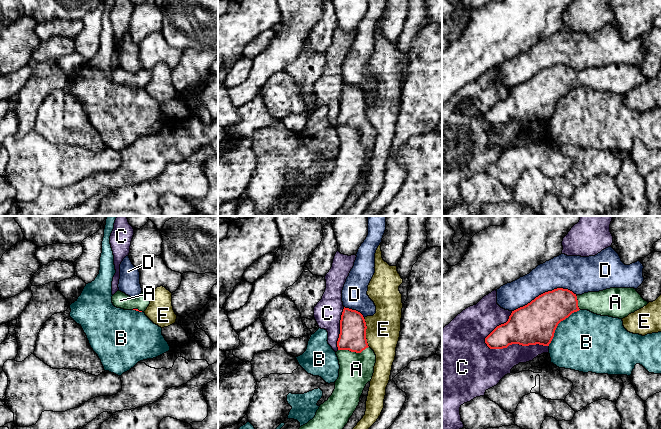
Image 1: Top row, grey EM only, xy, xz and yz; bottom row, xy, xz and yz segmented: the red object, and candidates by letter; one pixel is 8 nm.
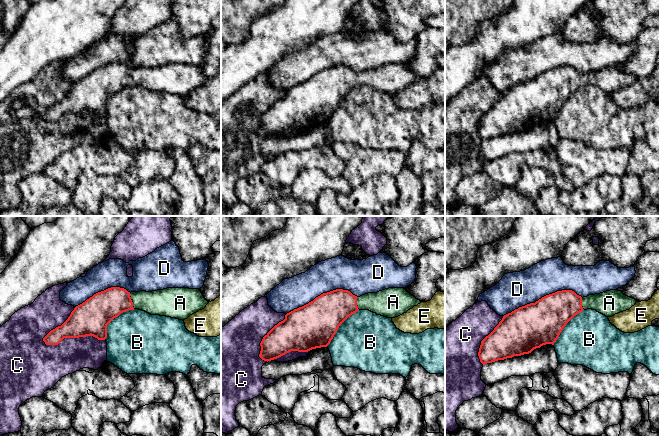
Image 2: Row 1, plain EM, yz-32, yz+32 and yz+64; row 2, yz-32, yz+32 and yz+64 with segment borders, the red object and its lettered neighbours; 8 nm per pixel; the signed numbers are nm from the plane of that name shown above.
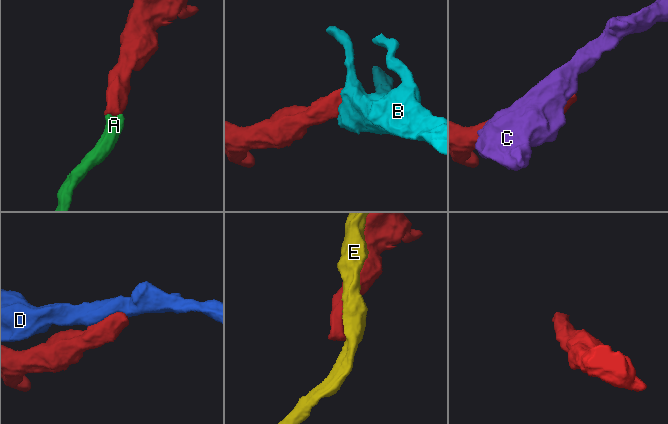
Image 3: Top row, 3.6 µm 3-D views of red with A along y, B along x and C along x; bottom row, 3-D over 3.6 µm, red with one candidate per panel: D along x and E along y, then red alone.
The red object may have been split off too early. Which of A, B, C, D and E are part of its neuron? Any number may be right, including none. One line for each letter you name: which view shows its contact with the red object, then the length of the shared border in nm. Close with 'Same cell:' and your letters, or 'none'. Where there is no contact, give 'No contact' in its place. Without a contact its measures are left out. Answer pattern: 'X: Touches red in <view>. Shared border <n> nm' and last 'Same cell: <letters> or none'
A: Touches red in xz. Shared border 260 nm
Same cell: A

